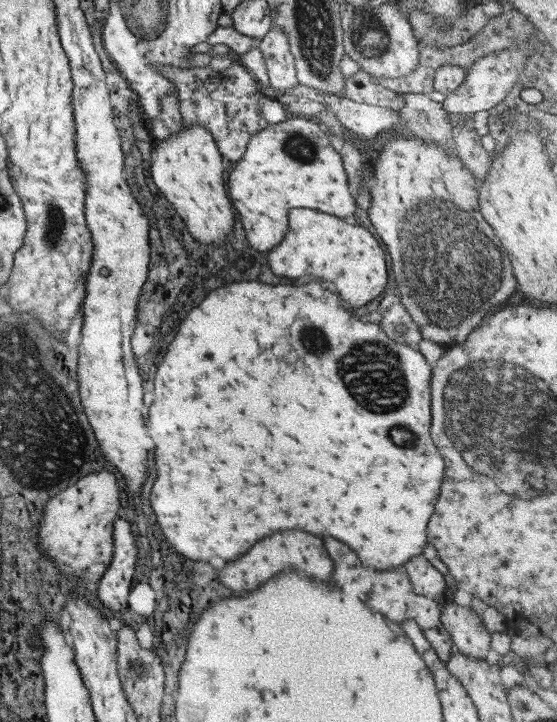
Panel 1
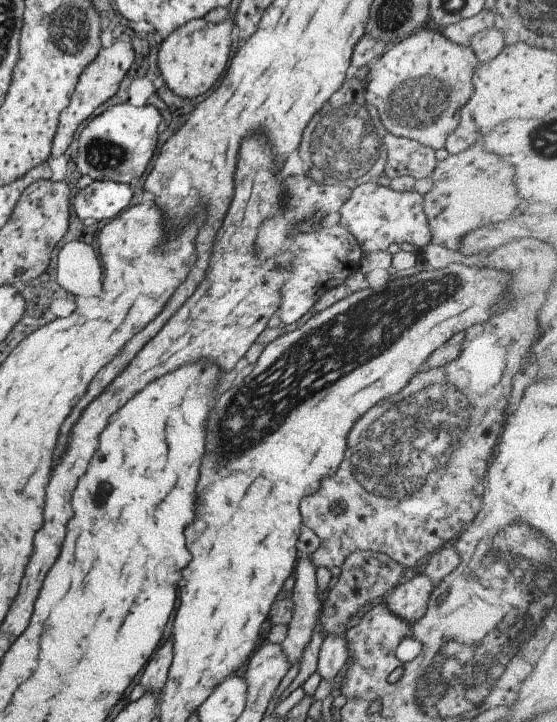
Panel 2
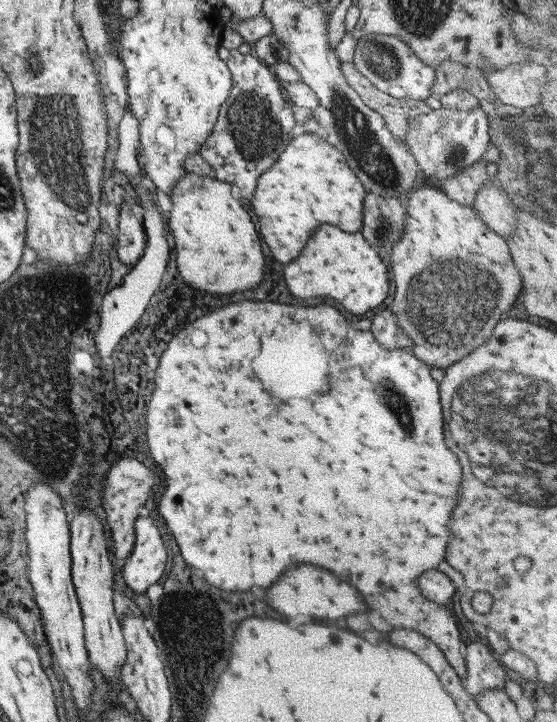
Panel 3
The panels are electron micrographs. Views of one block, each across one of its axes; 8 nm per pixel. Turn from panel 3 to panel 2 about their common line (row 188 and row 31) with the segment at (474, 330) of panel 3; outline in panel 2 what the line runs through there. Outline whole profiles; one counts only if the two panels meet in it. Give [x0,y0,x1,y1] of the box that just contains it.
[365,26,480,149]

